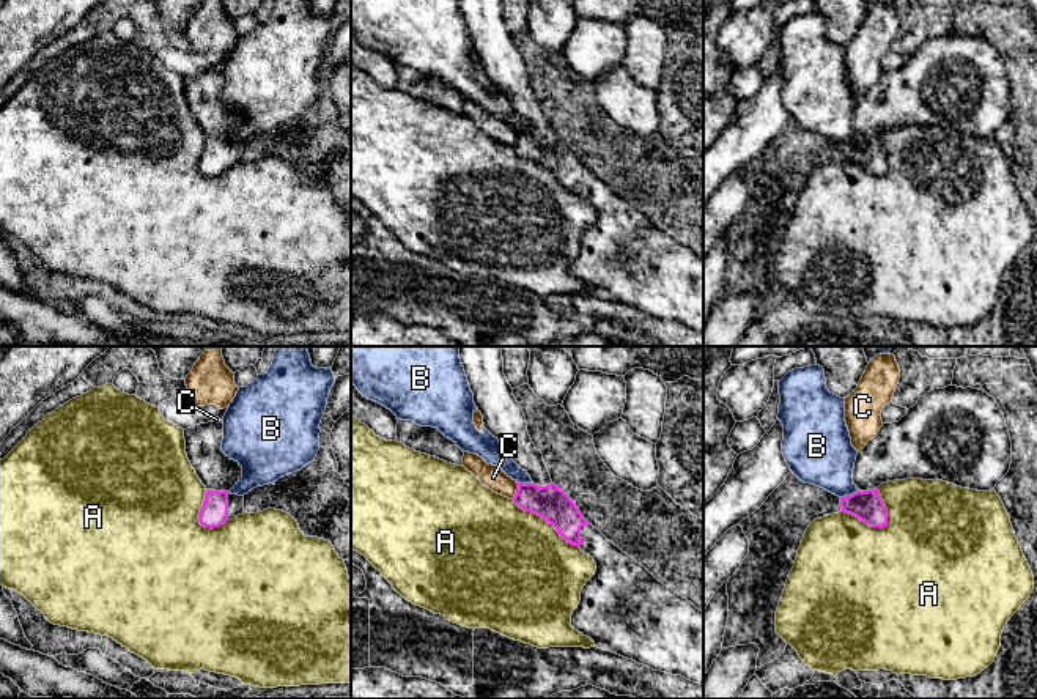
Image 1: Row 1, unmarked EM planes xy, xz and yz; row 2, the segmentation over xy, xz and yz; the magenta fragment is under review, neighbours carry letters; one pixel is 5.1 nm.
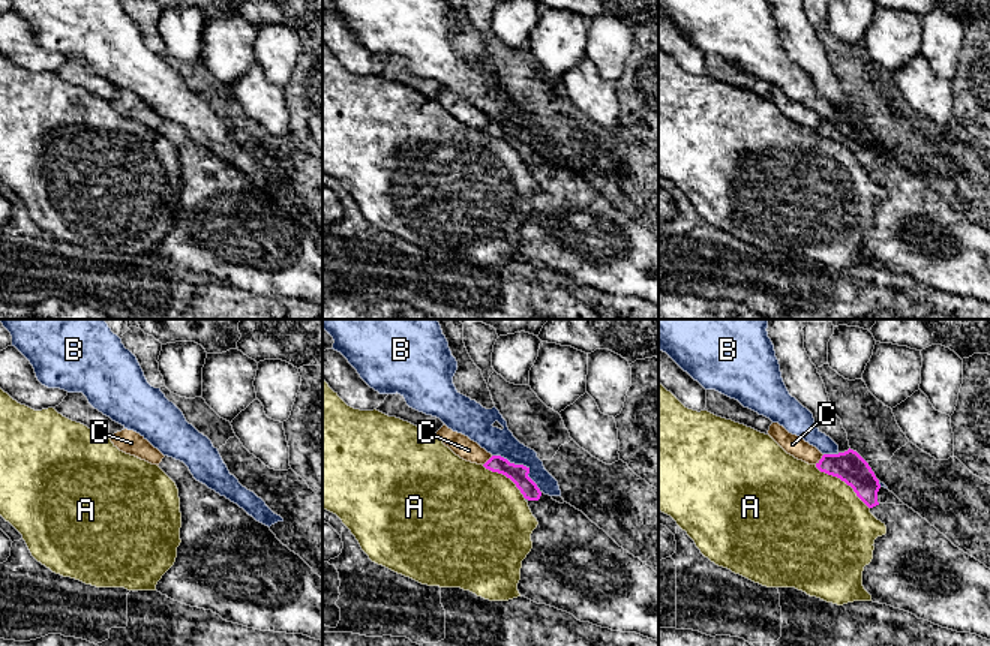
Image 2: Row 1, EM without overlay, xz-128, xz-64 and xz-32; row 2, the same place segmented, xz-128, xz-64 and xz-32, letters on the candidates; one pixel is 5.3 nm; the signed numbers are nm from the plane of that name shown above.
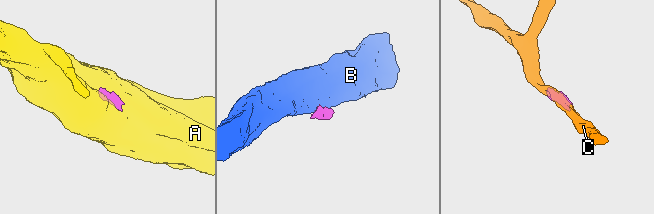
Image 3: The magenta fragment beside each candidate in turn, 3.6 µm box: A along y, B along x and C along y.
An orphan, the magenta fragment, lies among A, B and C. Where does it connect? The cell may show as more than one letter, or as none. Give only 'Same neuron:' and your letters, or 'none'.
Same neuron: none

